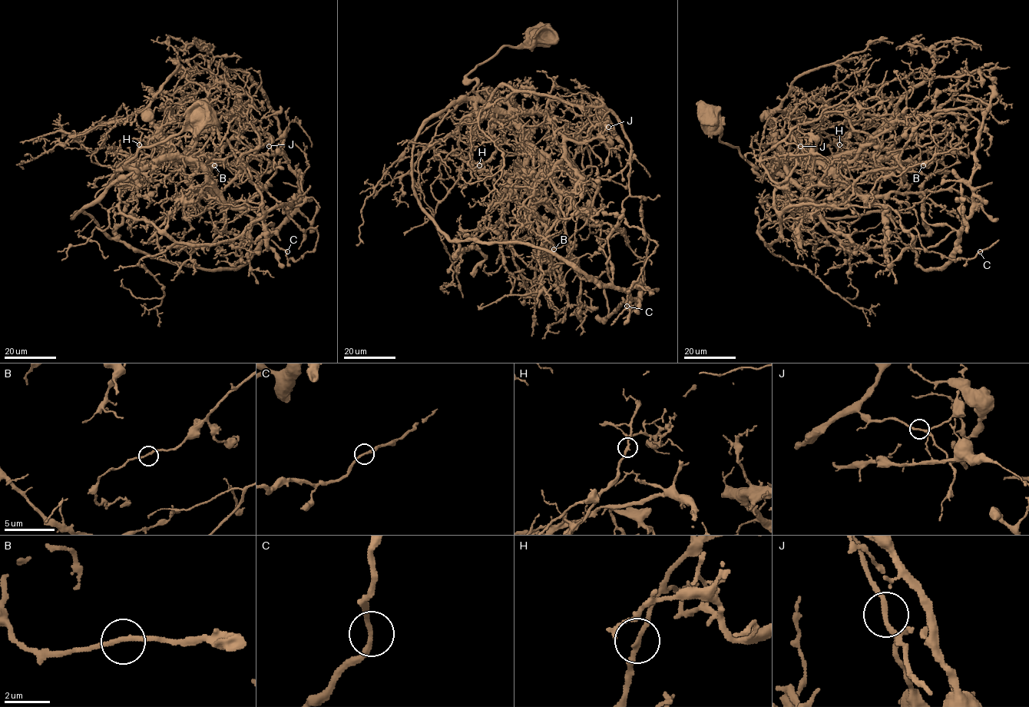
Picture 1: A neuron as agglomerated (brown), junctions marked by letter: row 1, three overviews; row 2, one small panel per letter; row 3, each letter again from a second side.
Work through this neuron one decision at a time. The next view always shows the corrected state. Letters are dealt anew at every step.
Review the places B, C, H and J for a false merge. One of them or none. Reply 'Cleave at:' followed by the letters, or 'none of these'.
Cleave at: H

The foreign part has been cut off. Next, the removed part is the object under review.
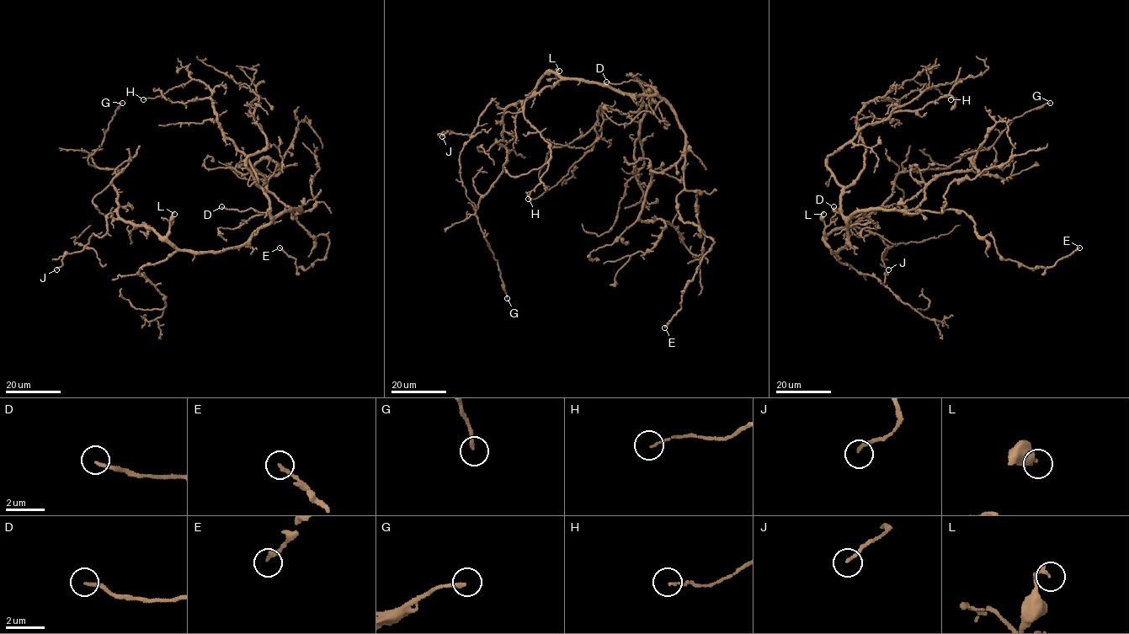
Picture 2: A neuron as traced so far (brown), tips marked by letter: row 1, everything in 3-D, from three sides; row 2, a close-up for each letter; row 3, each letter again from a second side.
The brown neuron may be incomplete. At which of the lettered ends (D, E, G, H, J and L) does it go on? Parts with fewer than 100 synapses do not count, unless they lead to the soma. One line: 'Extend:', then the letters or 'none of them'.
Extend: none of them

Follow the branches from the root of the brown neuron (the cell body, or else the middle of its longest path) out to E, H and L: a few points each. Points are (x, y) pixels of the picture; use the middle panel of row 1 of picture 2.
E: (605, 84), (658, 95), (671, 107), (685, 140), (677, 210), (714, 242), (685, 288), (681, 308), (664, 327)
H: (605, 84), (656, 93), (636, 111), (602, 104), (593, 147), (555, 185), (528, 199)
L: (605, 84), (563, 79), (552, 71), (554, 72), (557, 68), (559, 71)

